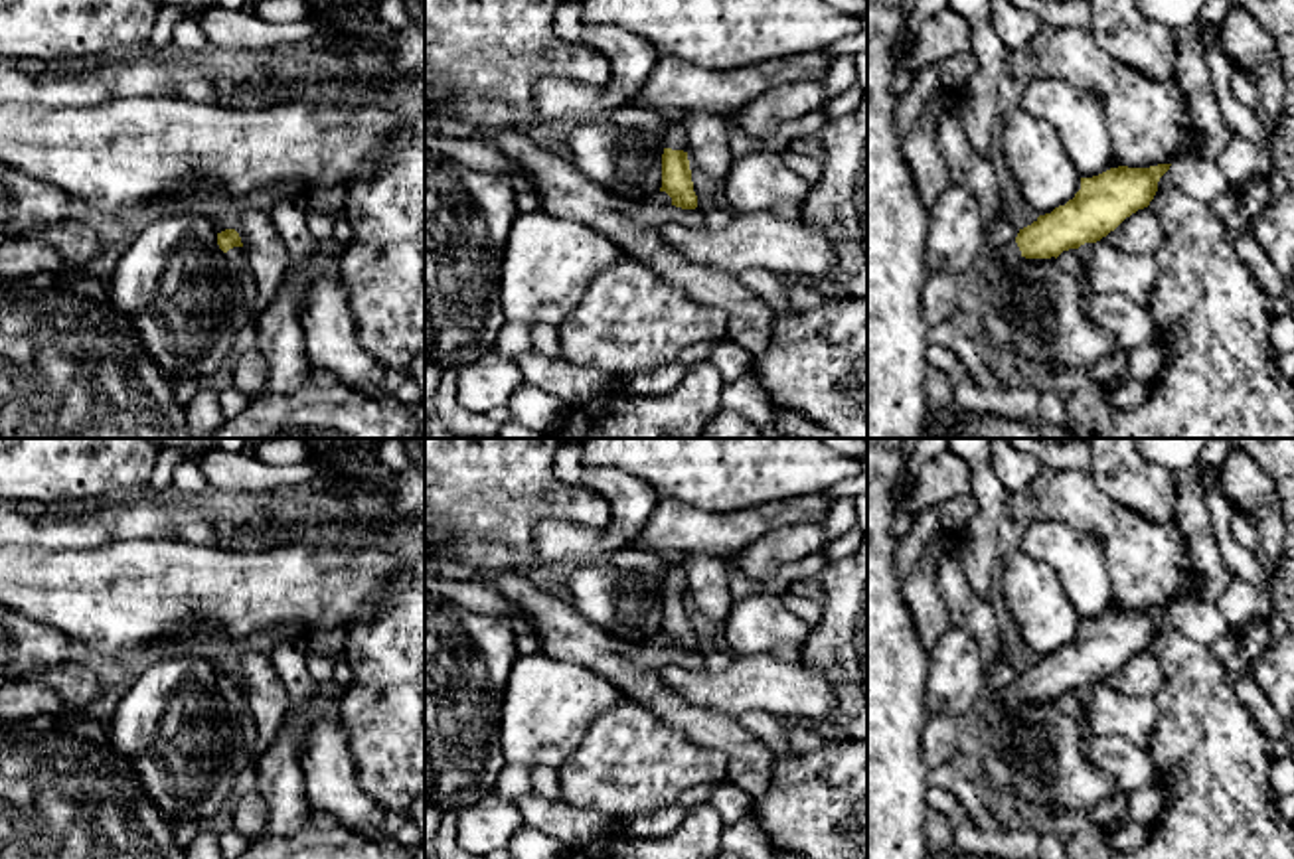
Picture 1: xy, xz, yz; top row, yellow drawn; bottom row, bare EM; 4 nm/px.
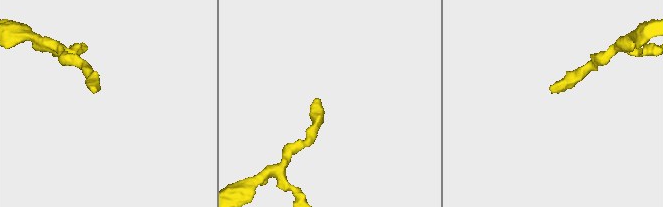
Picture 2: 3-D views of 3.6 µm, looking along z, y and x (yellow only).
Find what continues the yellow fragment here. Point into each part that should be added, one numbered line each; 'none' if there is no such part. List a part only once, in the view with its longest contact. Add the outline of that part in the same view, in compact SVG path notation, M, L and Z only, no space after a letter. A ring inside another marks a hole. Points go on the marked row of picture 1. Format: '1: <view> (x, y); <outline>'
1: xz (676, 137); M674 120L668 132L662 136L666 148L687 150L687 132L682 120Z

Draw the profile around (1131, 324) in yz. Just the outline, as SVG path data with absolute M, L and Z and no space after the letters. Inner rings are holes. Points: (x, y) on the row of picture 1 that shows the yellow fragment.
M1094 292L1087 316L1114 338L1118 351L1138 350L1160 338L1150 308L1122 292Z

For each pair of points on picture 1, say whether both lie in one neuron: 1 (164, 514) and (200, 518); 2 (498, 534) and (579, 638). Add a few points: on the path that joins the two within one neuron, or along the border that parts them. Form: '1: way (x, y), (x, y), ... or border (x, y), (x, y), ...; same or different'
1: way (172, 518), (192, 518); same
2: border (479, 567), (512, 569), (524, 575); different

